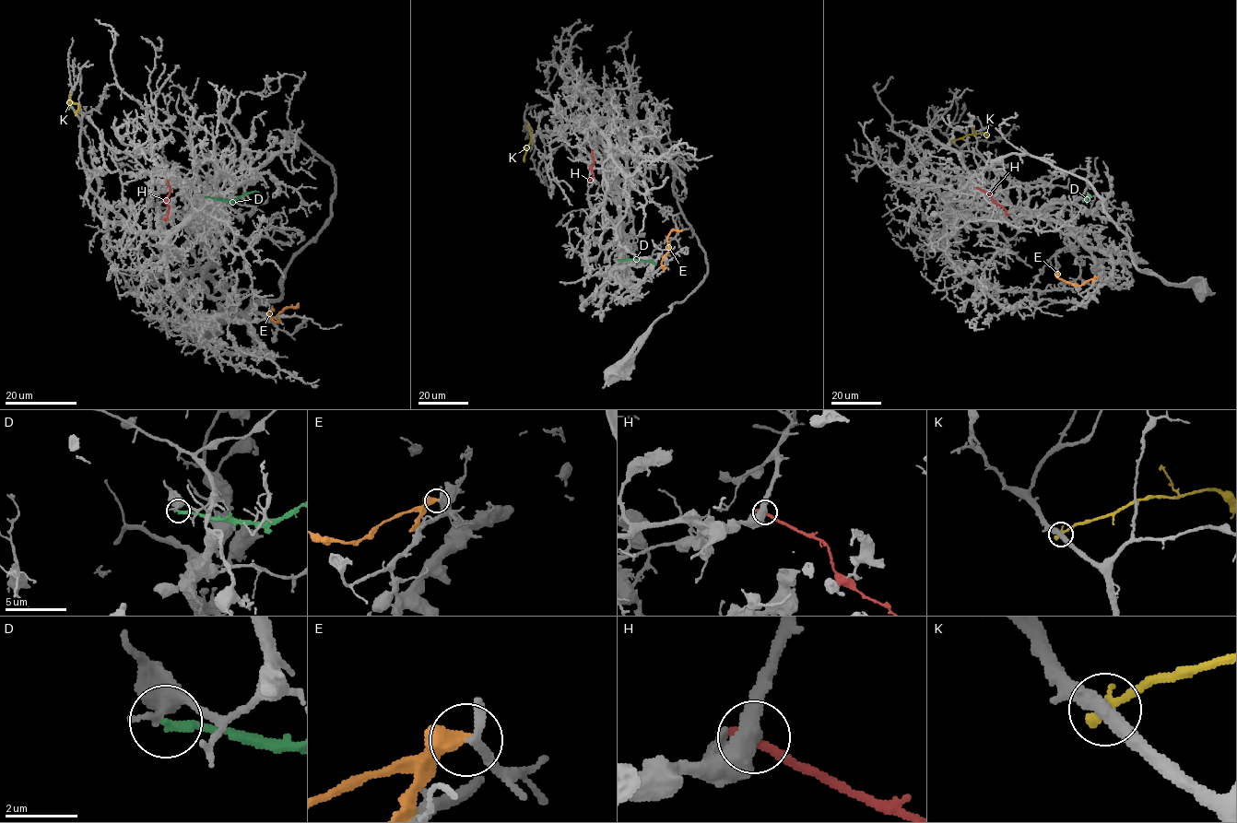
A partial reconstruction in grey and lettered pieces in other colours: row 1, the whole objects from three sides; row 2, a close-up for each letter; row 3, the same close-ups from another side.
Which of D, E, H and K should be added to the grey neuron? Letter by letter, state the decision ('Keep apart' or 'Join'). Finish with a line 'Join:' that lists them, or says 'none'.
D: Keep apart
E: Keep apart
H: Keep apart
K: Keep apart
Join: none

